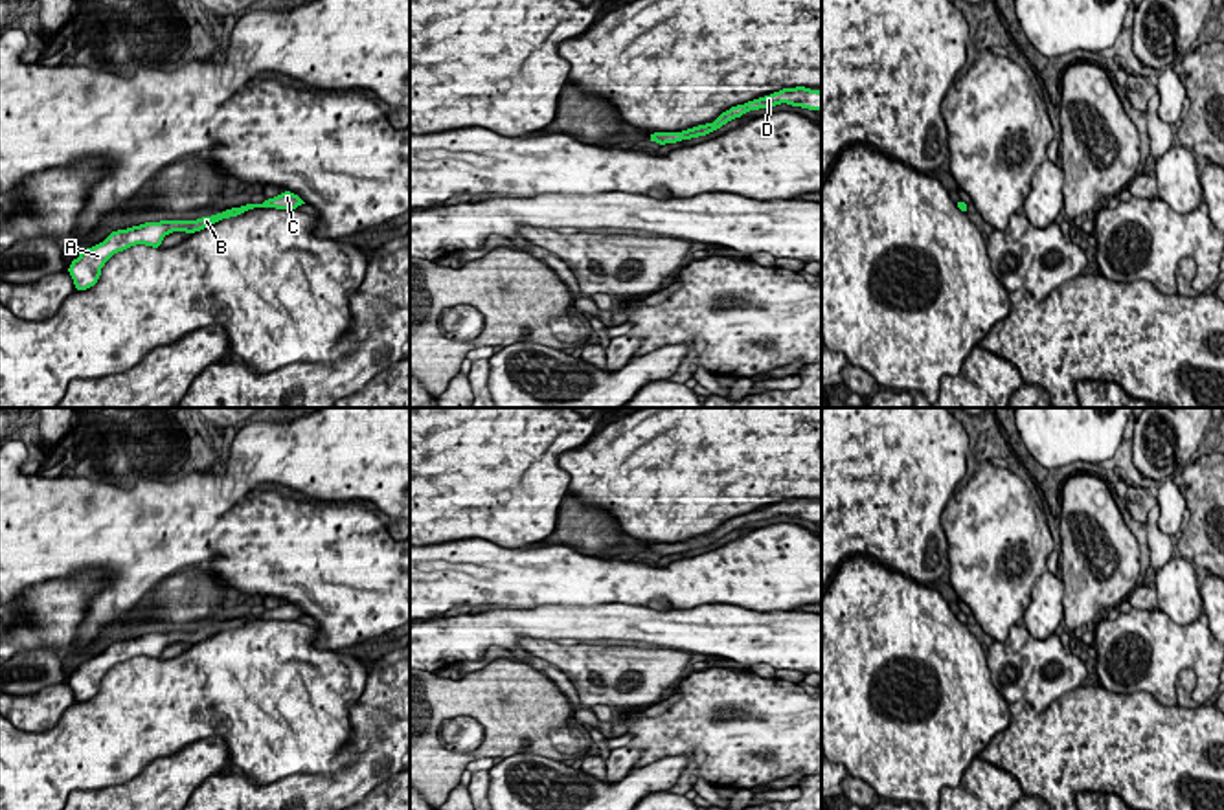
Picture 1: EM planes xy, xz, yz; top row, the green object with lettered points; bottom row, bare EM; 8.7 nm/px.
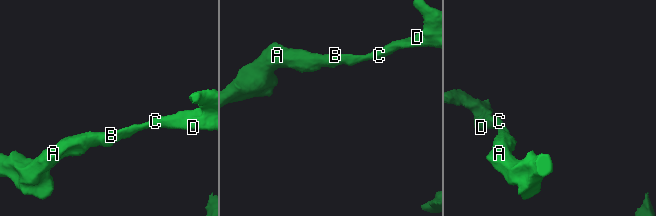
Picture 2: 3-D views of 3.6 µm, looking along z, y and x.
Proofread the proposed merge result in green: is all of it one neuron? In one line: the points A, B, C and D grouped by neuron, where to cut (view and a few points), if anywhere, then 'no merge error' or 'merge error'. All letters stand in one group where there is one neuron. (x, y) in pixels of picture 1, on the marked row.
groups A B C D; cut none; no merge error

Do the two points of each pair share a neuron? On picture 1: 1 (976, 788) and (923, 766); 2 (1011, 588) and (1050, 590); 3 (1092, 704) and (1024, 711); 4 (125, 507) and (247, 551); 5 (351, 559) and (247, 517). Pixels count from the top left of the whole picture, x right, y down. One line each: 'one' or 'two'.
1: two
2: two
3: one
4: two
5: one

